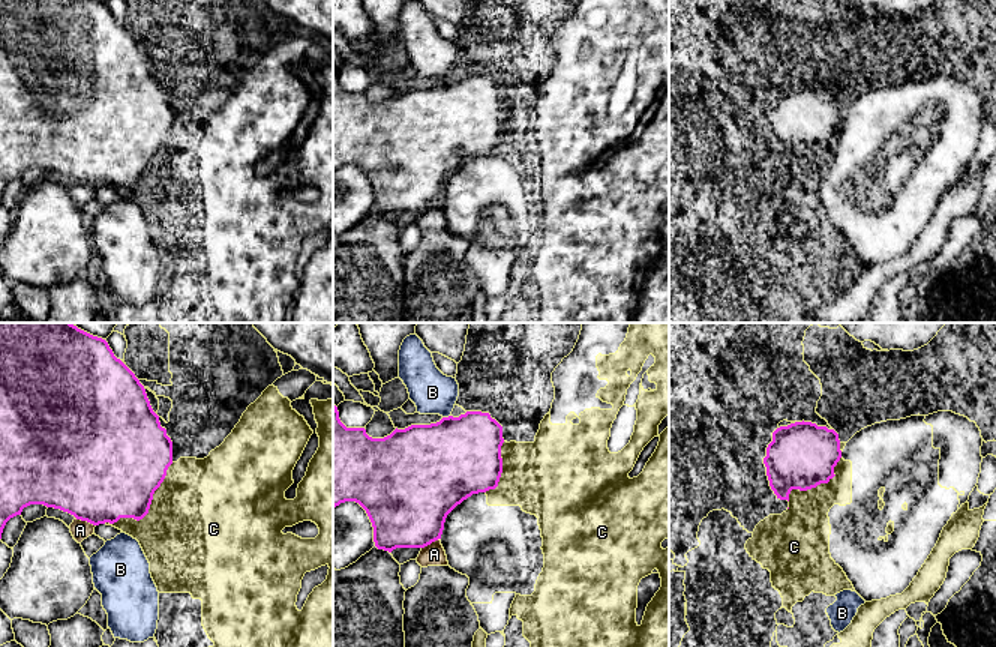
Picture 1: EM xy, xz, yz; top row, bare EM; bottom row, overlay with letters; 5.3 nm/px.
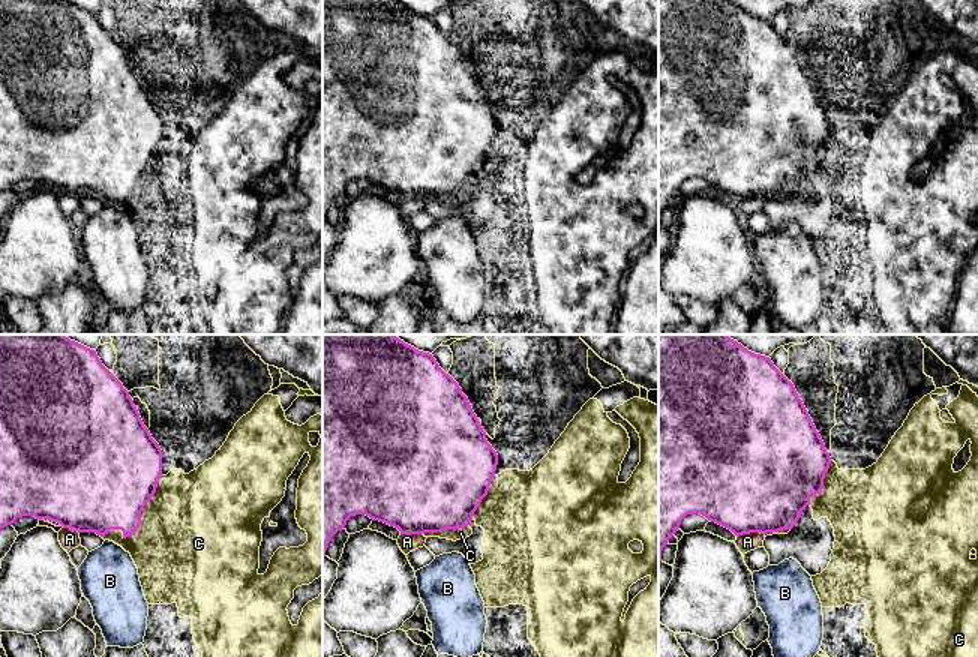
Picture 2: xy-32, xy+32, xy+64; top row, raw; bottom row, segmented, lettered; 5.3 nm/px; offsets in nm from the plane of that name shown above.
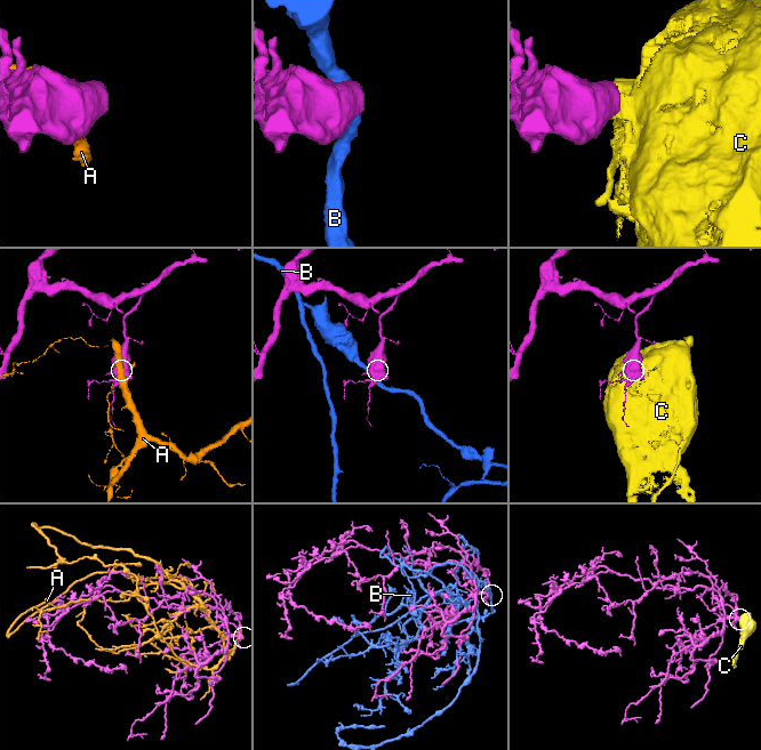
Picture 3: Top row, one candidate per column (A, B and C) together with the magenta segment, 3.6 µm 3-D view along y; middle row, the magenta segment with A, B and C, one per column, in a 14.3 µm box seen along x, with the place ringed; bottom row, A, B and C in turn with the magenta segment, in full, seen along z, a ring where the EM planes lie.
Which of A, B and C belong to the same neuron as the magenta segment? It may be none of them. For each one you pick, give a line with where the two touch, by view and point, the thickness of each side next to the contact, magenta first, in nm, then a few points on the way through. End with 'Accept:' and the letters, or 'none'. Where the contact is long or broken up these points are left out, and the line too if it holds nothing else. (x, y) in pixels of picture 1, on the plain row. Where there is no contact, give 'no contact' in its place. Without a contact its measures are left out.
Accept: none

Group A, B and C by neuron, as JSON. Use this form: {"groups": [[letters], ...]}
{"groups": [["A"], ["B"], ["C"]]}

